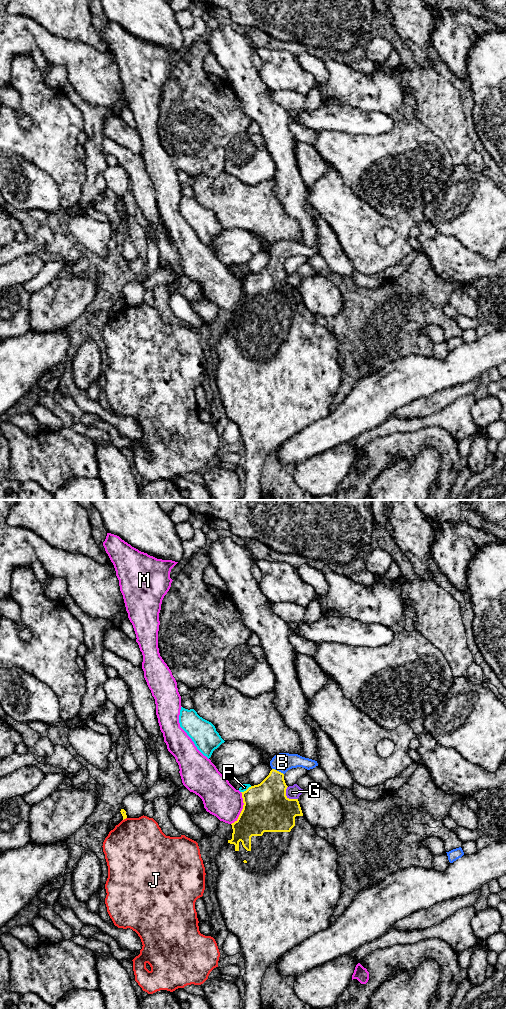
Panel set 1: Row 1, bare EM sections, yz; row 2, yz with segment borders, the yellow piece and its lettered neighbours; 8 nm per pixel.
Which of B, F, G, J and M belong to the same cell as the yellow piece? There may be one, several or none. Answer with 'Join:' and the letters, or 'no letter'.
Join: B

